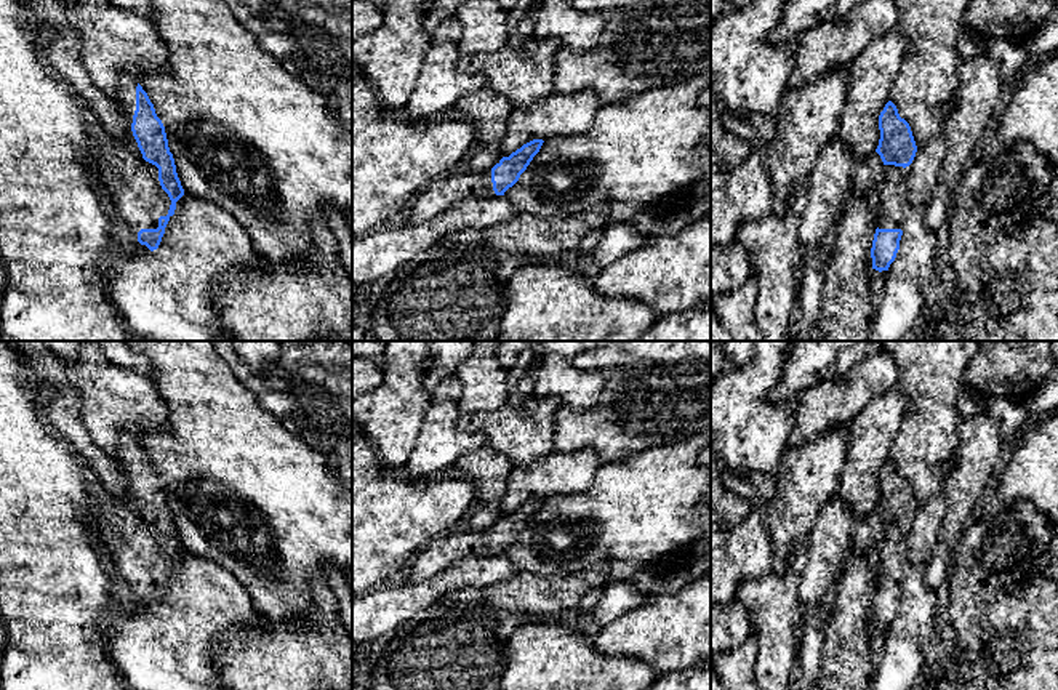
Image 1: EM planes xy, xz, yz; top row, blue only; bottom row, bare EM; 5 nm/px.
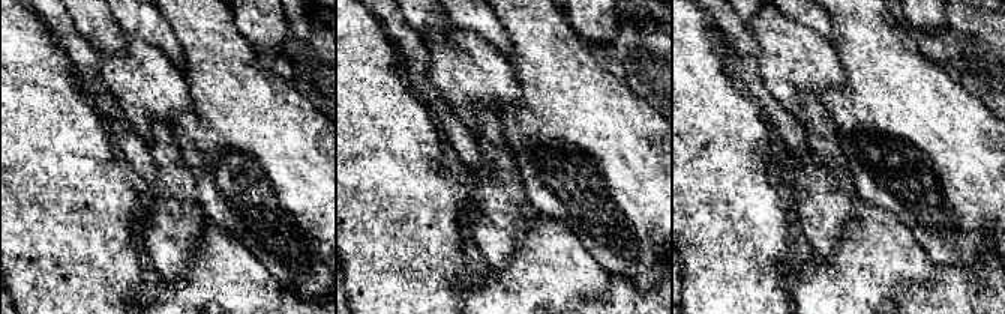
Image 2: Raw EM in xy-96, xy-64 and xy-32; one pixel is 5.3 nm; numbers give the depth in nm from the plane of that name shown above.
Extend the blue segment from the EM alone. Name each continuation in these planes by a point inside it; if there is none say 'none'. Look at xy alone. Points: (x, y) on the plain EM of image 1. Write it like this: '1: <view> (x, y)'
1: xy (130, 541)

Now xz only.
1: xz (444, 551)

